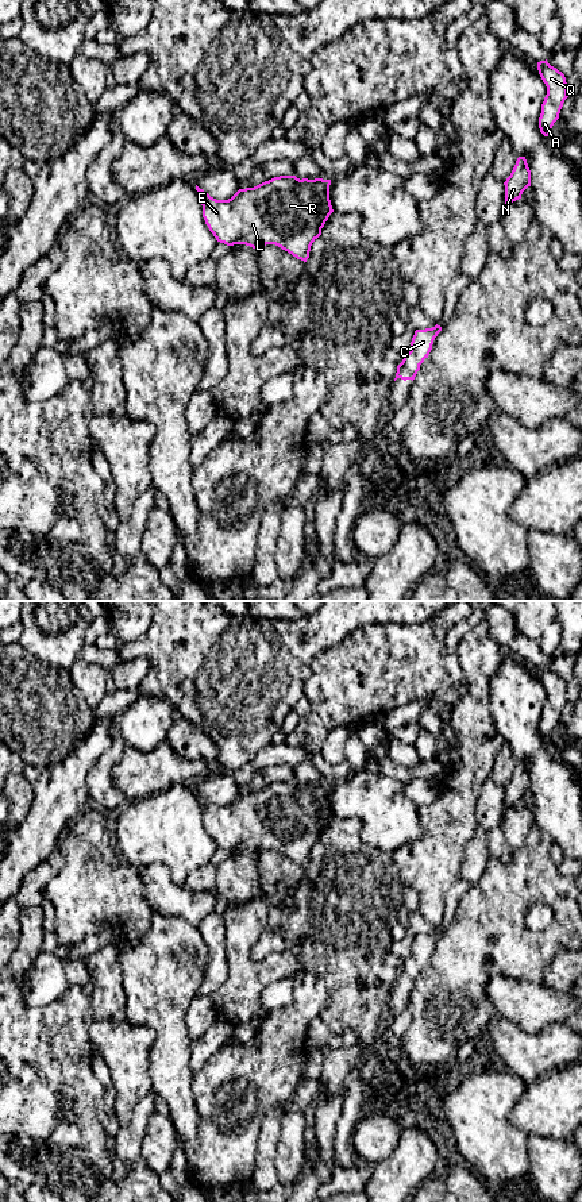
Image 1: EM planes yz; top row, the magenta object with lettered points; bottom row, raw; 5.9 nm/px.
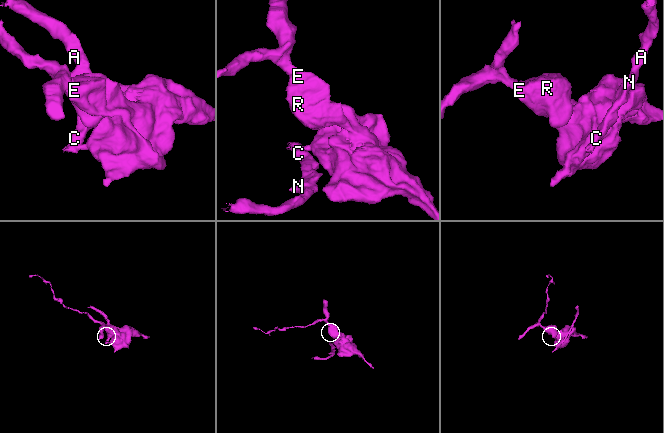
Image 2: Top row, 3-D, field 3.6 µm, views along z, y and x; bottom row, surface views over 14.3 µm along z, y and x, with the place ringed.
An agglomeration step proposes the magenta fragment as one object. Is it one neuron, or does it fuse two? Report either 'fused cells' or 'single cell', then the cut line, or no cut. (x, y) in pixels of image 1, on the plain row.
fused cells; cut yz (409, 956), (420, 969)

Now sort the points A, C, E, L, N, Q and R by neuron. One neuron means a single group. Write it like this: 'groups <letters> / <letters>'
groups A C N Q / E L R

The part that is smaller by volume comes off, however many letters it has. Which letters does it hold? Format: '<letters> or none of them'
A, C, N, Q

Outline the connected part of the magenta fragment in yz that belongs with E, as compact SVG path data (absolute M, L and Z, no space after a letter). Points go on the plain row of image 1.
M280 781L254 793L239 794L228 805L216 805L196 790L203 822L217 847L227 851L246 850L255 855L275 850L307 867L312 848L334 817L329 805L331 785Z

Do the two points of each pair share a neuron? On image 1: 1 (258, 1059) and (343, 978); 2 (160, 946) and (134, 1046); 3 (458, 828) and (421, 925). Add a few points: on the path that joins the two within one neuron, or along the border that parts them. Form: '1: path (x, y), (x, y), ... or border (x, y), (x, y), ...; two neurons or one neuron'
1: border (307, 970), (327, 987), (320, 1014); two neurons
2: border (127, 1020), (147, 1025), (154, 1032), (150, 1055); two neurons
3: border (416, 910), (435, 927); two neurons

